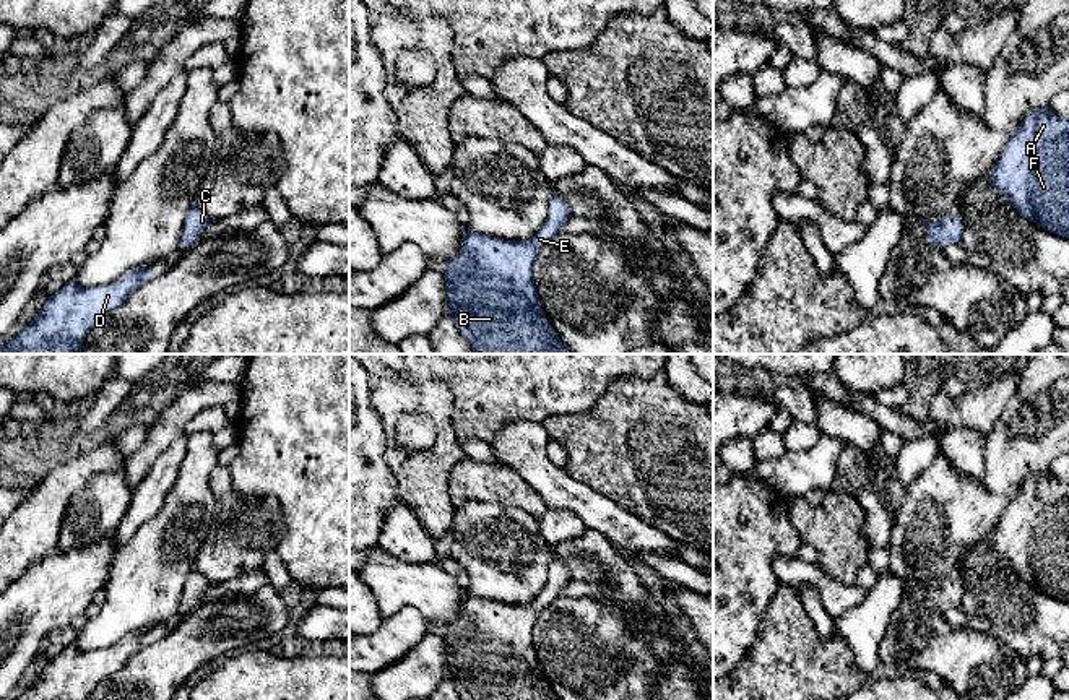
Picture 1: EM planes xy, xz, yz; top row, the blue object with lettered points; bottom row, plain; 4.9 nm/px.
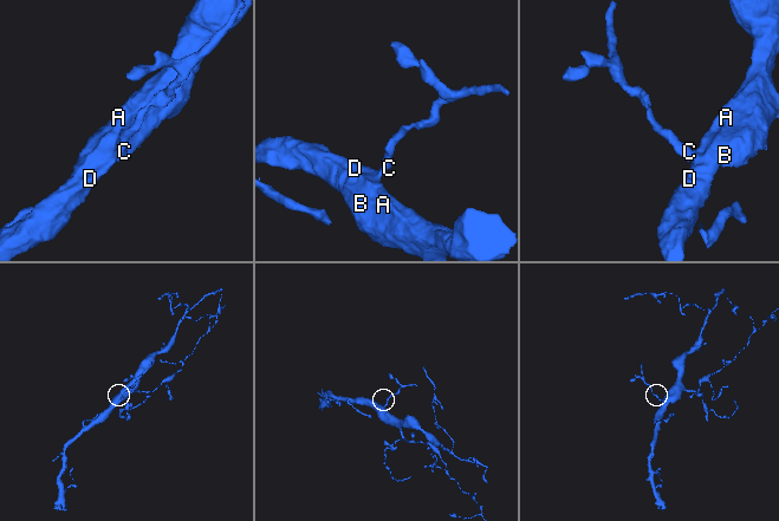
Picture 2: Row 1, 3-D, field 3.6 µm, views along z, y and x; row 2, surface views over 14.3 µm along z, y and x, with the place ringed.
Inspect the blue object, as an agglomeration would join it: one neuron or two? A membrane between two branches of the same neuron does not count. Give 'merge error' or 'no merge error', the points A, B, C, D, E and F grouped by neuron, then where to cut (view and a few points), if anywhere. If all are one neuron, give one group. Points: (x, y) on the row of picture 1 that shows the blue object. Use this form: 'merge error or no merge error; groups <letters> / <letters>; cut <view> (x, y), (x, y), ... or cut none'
no merge error; groups A B C D E F; cut none

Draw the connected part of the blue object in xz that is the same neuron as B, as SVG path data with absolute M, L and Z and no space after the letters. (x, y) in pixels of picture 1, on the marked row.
M556 193L547 219L528 240L504 240L468 231L460 253L444 266L447 310L473 354L570 354L541 309L533 266L539 248L572 218L567 203Z

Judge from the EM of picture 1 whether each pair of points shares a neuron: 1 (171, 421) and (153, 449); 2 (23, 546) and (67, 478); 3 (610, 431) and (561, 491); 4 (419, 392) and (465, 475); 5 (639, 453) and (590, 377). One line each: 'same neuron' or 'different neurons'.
1: same neuron
2: same neuron
3: different neurons
4: different neurons
5: different neurons

